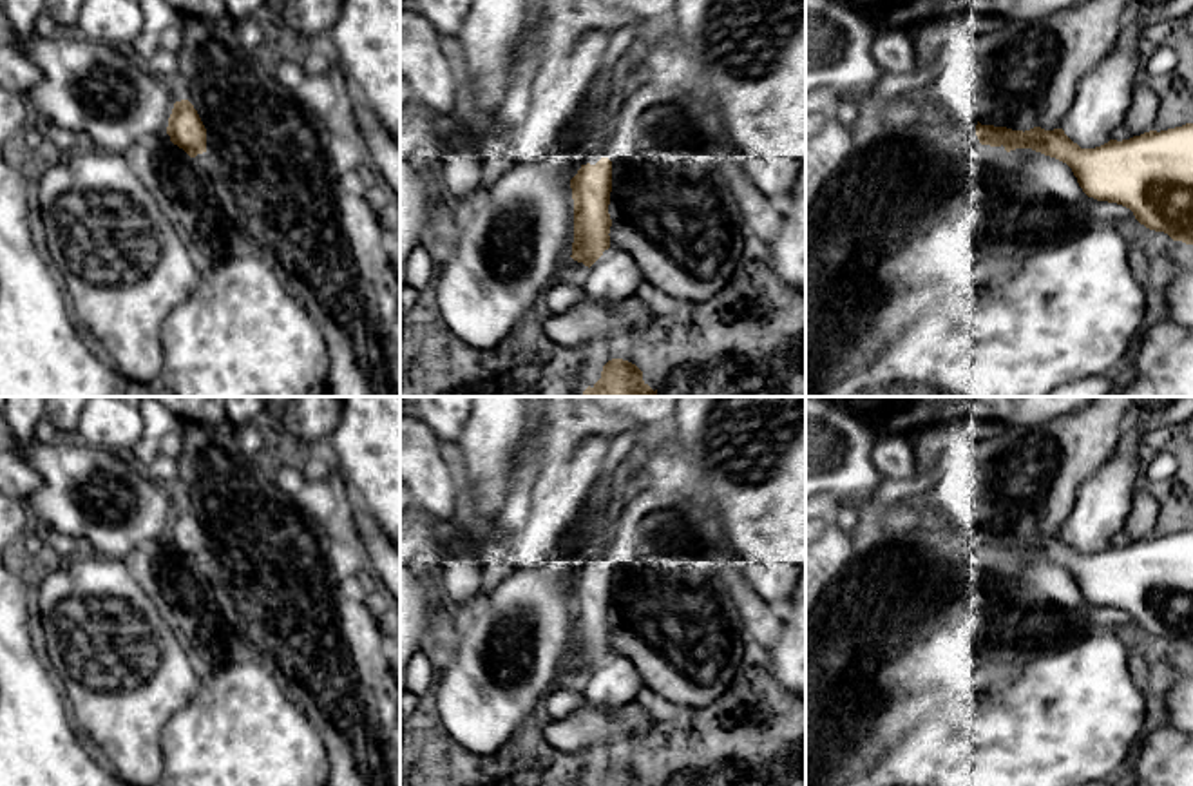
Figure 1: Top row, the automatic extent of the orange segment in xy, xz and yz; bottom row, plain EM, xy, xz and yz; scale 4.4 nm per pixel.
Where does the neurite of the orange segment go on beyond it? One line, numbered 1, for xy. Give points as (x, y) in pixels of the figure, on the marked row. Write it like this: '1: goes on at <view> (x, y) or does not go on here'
1: does not go on here

